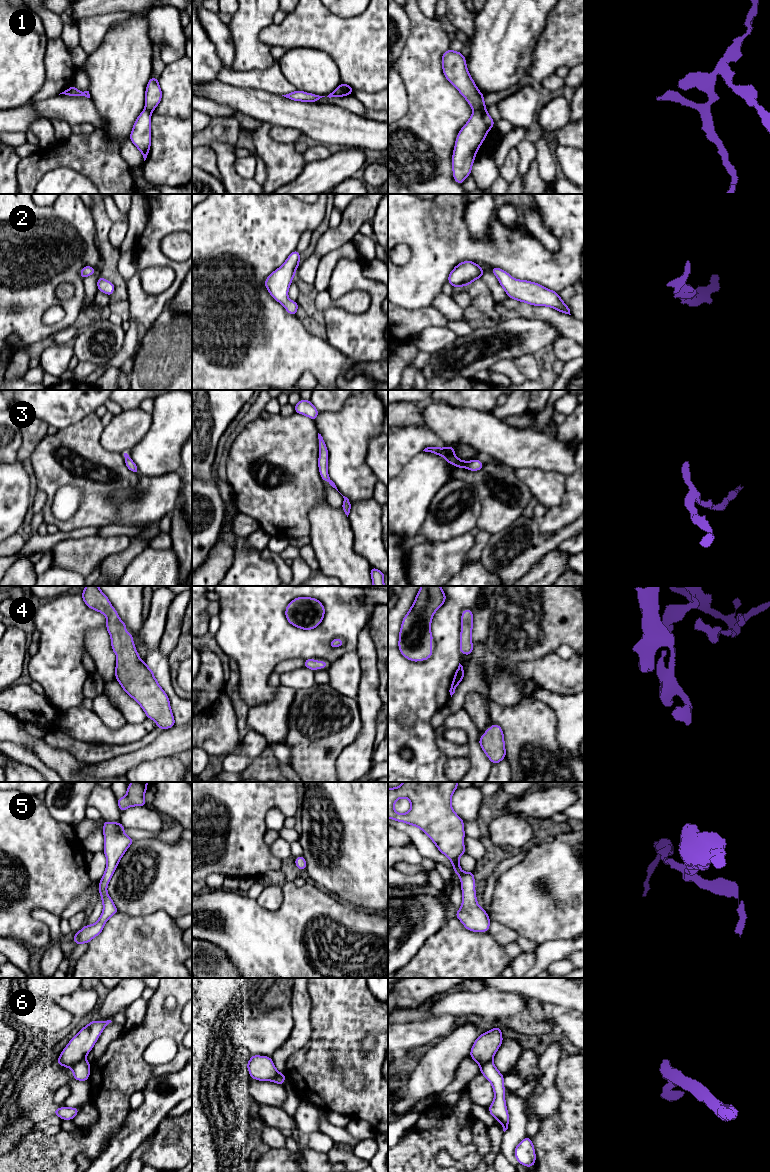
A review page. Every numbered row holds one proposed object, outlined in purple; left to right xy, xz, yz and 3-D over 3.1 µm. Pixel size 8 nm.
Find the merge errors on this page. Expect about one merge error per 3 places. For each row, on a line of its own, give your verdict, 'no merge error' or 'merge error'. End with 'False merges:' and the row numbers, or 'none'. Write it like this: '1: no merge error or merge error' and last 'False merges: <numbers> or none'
1: merge error
2: no merge error
3: no merge error
4: no merge error
5: no merge error
6: merge error
False merges: 1, 6

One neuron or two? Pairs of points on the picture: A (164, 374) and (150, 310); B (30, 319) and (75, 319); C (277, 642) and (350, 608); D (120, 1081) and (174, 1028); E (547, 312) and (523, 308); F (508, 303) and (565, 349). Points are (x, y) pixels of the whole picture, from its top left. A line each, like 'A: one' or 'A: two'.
A: two
B: one
C: one
D: one
E: one
F: two

